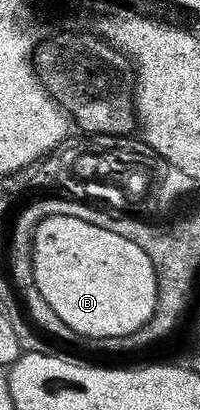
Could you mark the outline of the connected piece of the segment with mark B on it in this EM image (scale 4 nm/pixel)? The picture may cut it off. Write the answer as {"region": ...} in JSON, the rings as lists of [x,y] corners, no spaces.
{"region":[[[54,215],[45,219],[34,231],[32,240],[34,256],[34,276],[40,293],[44,293],[44,301],[56,309],[56,317],[74,331],[75,336],[83,335],[86,339],[123,339],[143,331],[158,312],[158,278],[156,269],[140,249],[140,245],[132,245],[128,237],[120,237],[120,233],[108,233],[108,229],[100,229],[100,225],[88,225],[88,221],[80,221],[76,217],[60,217]]]}

